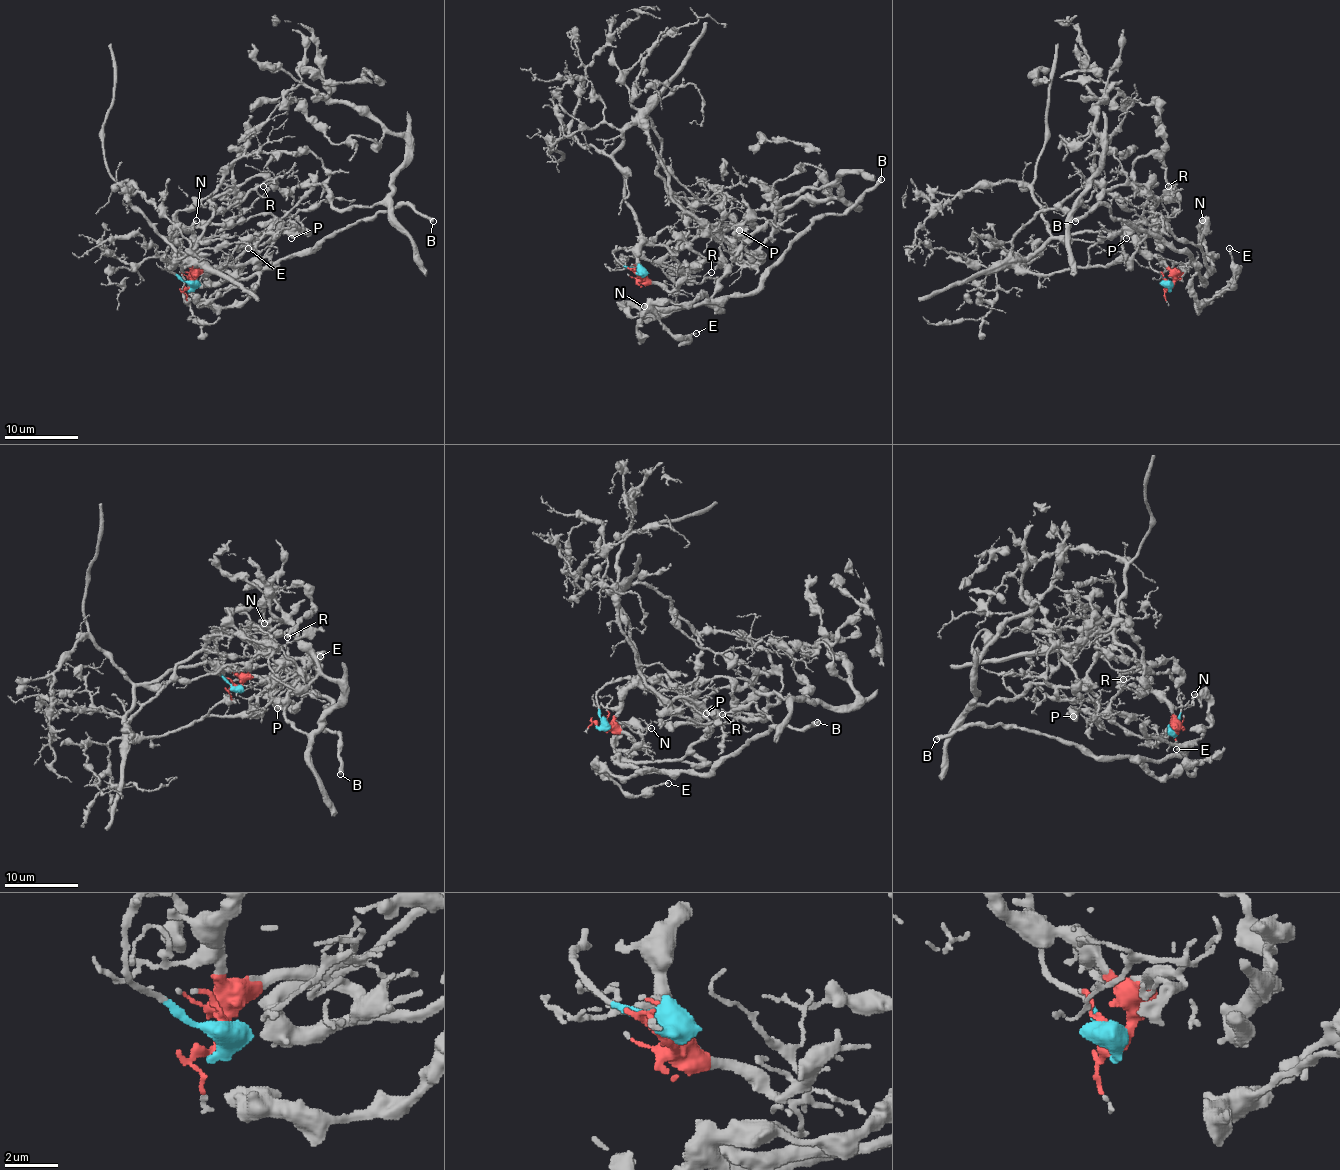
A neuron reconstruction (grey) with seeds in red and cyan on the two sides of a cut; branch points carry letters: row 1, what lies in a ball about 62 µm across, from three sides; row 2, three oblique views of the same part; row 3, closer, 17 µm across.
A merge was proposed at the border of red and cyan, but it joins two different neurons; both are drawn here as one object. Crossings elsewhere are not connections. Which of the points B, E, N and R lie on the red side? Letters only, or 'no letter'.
R

